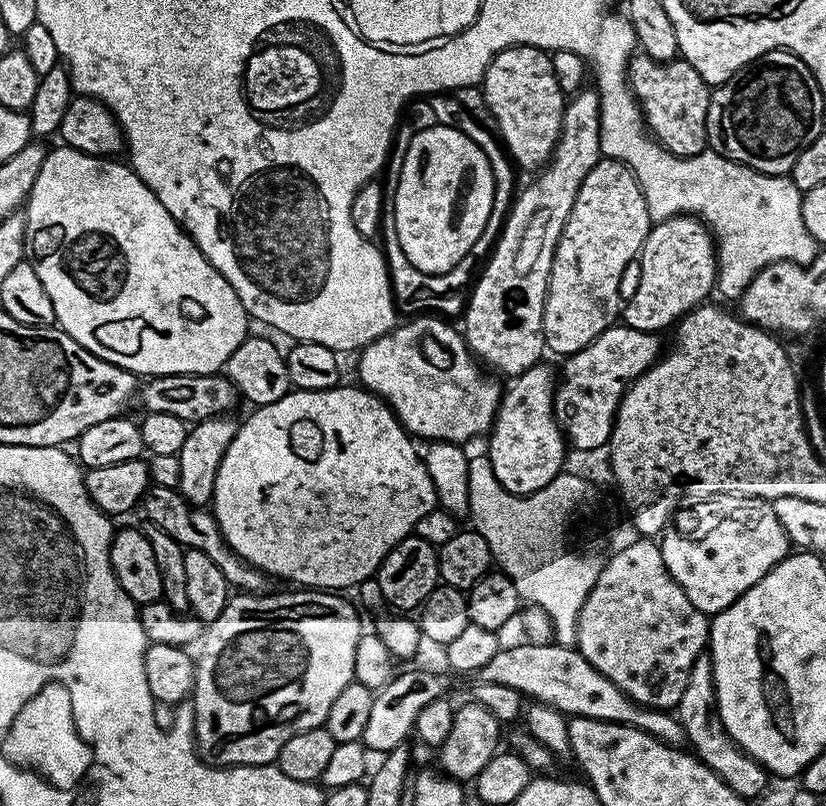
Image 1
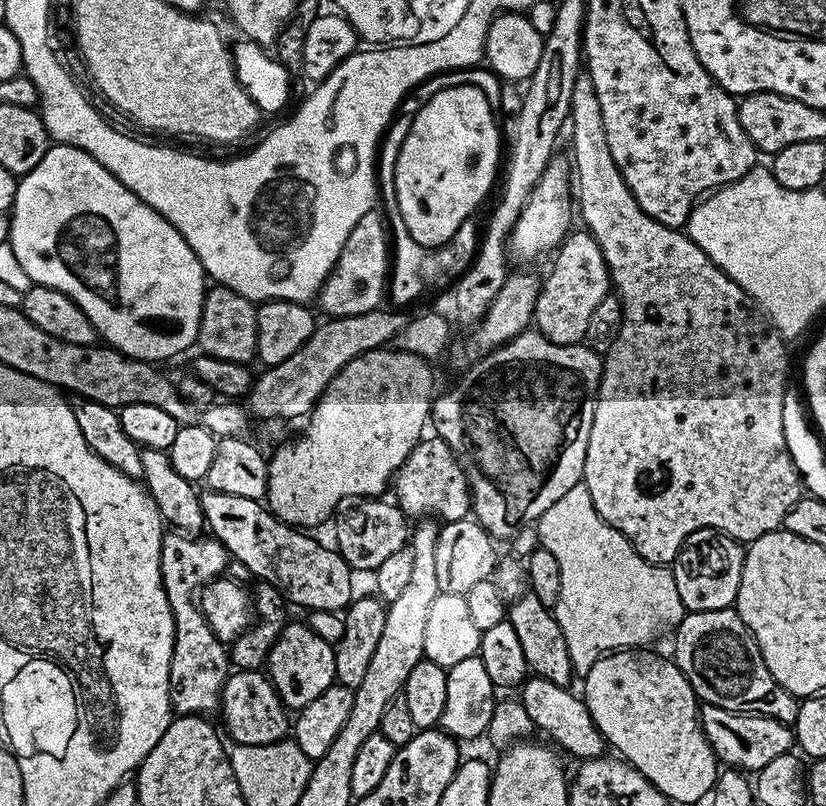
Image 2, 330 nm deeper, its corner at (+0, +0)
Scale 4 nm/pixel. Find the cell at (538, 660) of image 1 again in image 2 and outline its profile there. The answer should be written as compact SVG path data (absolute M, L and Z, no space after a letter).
M701 703L698 711L704 736L710 742L717 761L721 765L748 774L756 774L774 758L791 753L794 748L794 732L791 727L769 716L750 716L746 712L722 710L722 706Z

